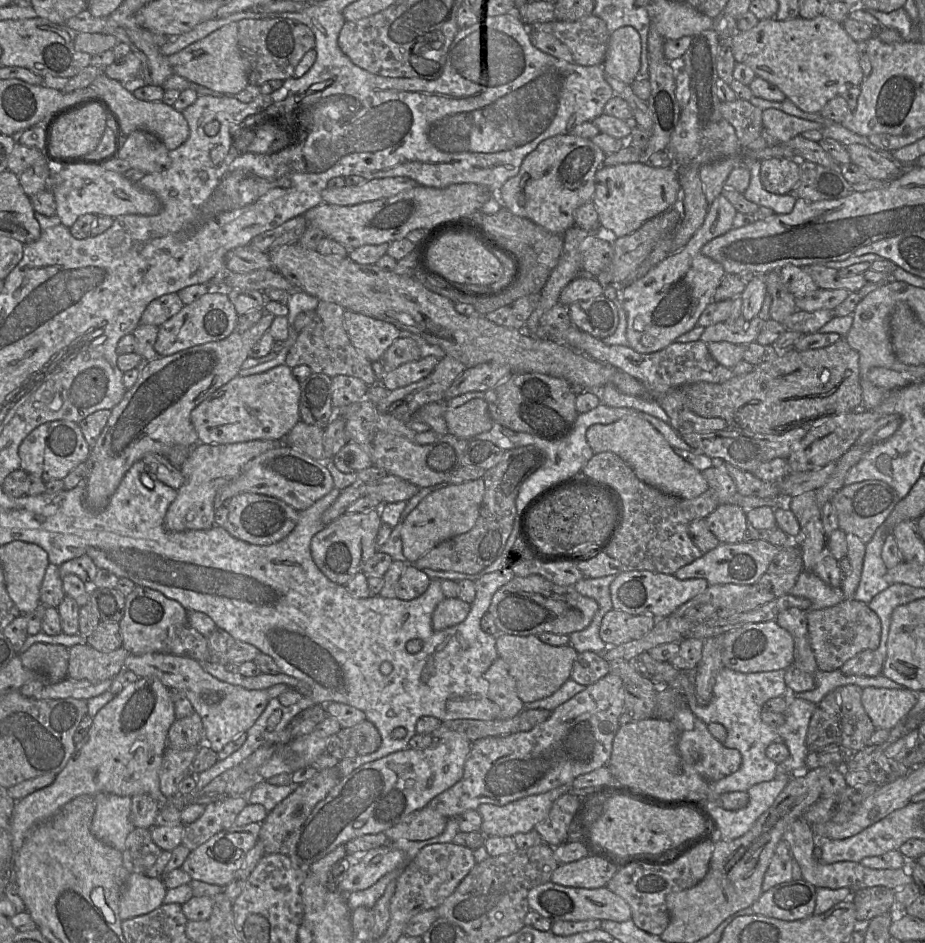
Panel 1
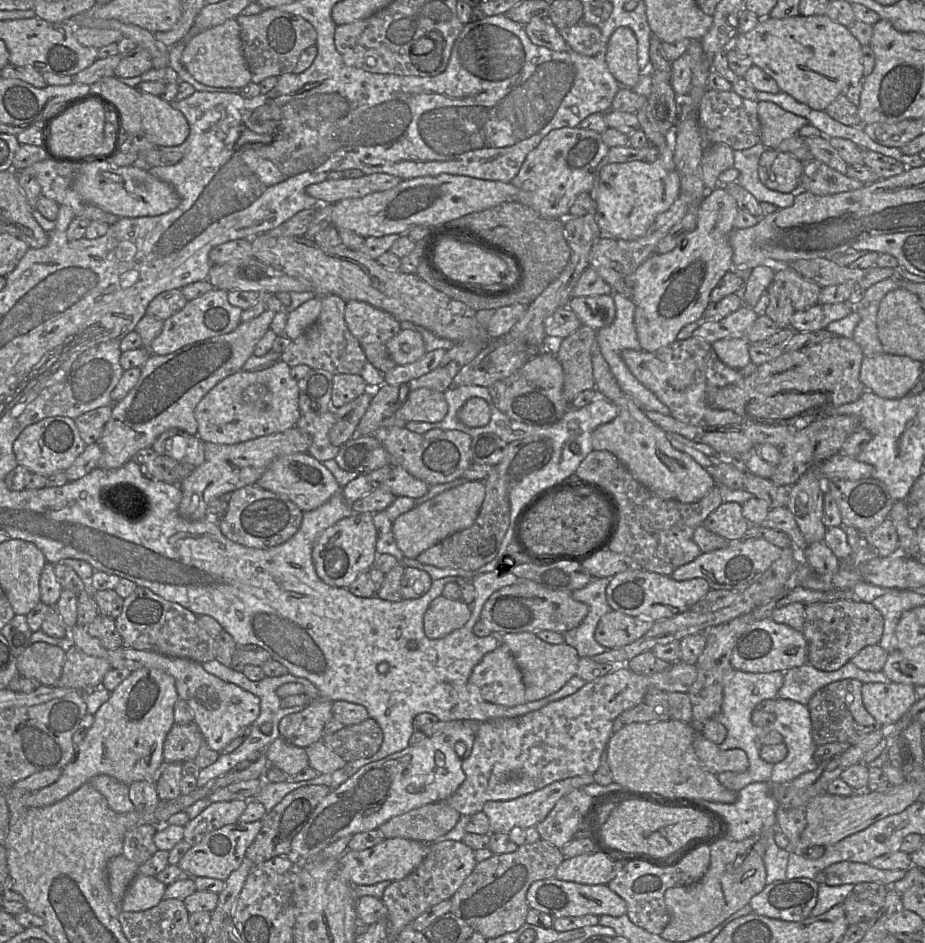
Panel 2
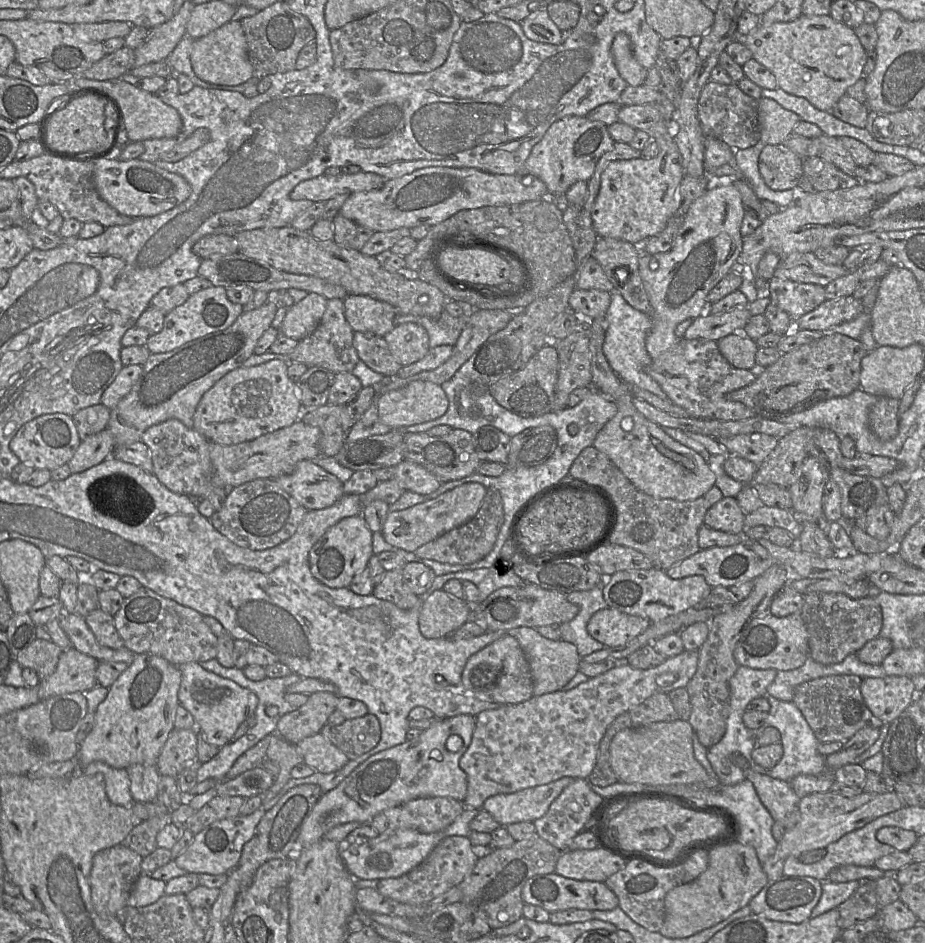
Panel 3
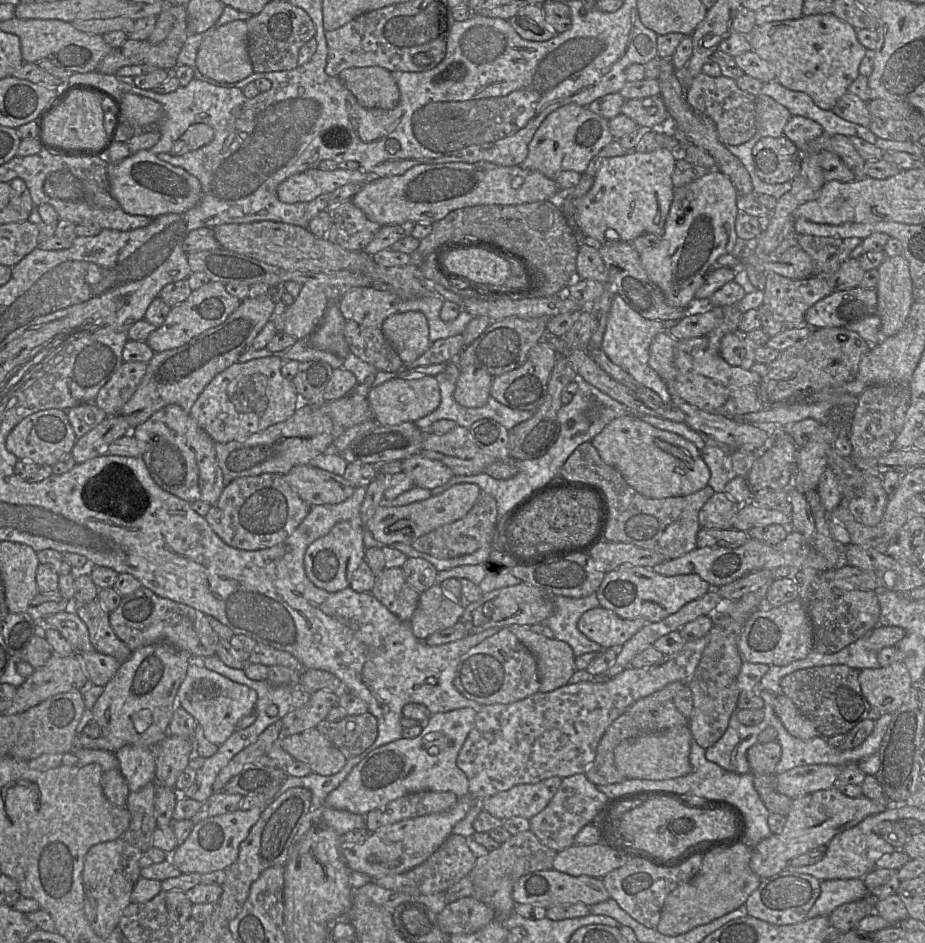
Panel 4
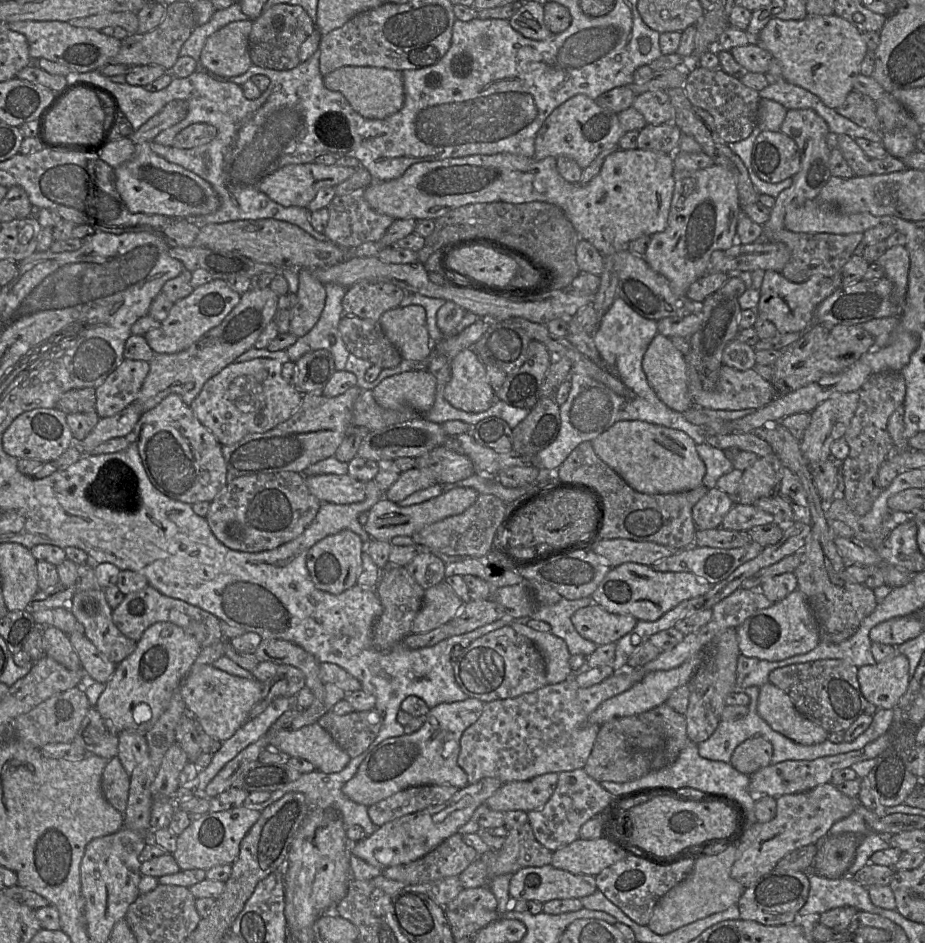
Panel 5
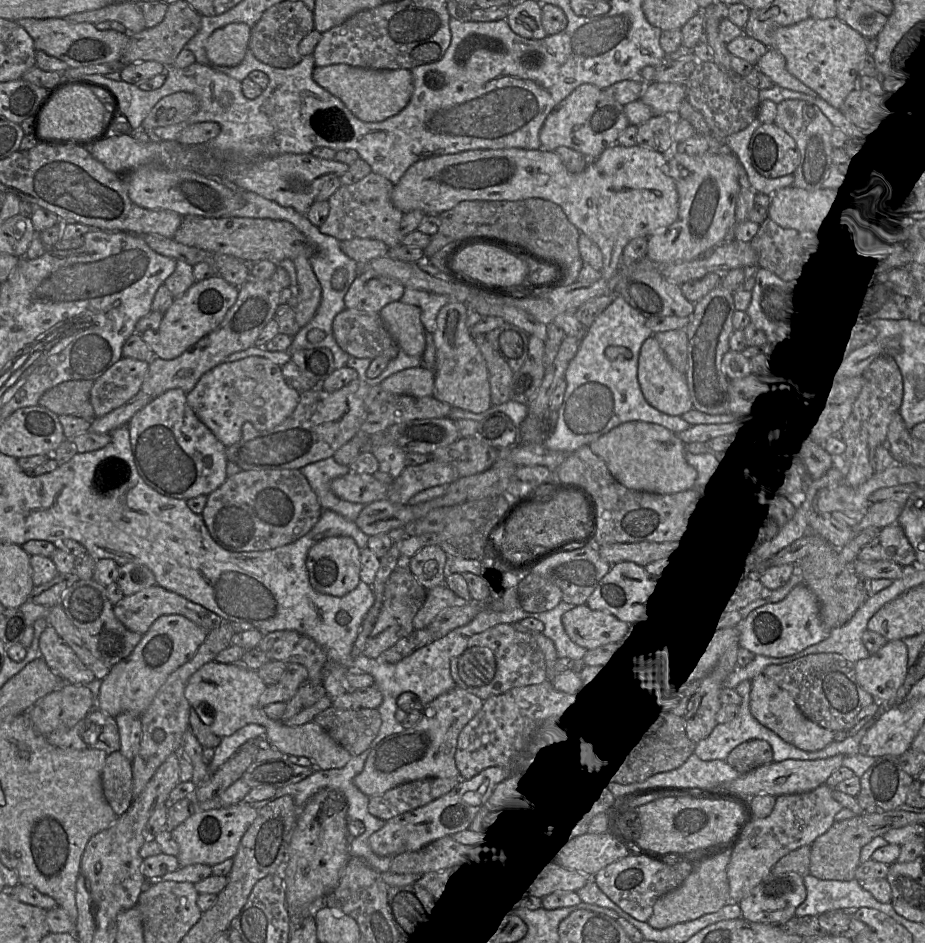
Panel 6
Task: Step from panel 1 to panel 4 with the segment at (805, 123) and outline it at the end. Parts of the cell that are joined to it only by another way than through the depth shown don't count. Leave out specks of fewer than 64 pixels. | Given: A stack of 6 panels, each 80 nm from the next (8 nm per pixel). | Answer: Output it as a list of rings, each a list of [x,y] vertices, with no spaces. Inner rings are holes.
[[[759,95],[756,97],[757,131],[761,137],[781,137],[784,127],[792,117],[789,110],[772,97]]]

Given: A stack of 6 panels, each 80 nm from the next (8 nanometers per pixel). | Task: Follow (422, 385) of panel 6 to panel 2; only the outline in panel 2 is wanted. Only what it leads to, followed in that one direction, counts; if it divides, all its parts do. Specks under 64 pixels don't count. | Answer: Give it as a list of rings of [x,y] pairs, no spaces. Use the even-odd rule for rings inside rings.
[[[428,388],[411,391],[405,403],[395,412],[395,417],[408,422],[437,423],[448,412],[448,404],[443,392]]]

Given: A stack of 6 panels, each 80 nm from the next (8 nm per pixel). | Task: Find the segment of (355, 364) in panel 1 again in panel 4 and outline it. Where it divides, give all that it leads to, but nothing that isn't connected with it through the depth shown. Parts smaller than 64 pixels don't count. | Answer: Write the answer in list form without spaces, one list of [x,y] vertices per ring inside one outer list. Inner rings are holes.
[[[329,302],[322,322],[309,336],[309,346],[344,360],[351,352],[344,337],[345,322],[338,302]]]

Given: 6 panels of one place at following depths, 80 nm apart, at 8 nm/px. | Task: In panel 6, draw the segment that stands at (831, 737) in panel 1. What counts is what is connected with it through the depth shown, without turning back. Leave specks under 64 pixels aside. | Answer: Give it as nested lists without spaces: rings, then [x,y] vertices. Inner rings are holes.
[[[838,653],[810,654],[780,665],[769,665],[763,674],[786,690],[811,721],[833,732],[848,730],[859,712],[874,703],[856,679],[855,663]]]

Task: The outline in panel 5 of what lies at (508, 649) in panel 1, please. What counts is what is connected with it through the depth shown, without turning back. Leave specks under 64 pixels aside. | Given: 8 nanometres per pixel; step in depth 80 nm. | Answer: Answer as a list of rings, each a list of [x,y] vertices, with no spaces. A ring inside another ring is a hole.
[[[513,622],[511,627],[531,640],[543,655],[546,665],[547,684],[557,684],[572,676],[569,665],[571,654],[566,642],[551,632],[541,632],[526,624]]]

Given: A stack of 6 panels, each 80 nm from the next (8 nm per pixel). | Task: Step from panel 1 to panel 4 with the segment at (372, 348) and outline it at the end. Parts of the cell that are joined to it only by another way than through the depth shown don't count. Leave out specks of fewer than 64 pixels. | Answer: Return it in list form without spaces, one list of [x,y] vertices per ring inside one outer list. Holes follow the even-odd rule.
[[[355,287],[347,291],[339,300],[338,305],[346,321],[352,320],[369,328],[381,328],[383,322],[392,314],[398,312],[398,306],[403,300],[395,292],[378,290],[372,287]]]

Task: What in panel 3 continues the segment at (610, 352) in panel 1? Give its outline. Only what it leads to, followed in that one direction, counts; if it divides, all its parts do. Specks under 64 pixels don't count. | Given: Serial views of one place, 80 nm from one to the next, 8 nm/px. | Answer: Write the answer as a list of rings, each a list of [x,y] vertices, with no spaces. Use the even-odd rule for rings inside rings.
[[[681,338],[652,360],[649,374],[667,398],[686,410],[691,418],[737,421],[756,416],[744,404],[727,399],[727,394],[751,384],[757,377],[750,370],[732,367],[721,355],[715,341]]]

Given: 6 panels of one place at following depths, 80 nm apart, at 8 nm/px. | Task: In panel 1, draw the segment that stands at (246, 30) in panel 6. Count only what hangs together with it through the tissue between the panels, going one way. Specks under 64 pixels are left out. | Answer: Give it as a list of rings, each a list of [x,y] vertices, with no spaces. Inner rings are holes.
[[[231,22],[169,56],[173,74],[211,90],[236,95],[249,85],[248,69],[238,46],[238,24]]]

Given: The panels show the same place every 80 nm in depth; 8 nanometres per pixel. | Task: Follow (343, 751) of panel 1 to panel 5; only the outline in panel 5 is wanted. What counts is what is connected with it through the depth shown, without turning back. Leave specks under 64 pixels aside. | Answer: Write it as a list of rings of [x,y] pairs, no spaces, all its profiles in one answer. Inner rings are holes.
[[[375,709],[352,711],[344,715],[328,711],[317,723],[353,758],[364,752],[374,741],[379,733],[381,717]]]

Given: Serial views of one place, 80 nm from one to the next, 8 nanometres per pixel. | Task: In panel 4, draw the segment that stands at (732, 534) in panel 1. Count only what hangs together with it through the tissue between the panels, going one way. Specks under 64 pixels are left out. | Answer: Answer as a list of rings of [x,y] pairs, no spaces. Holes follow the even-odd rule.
[[[715,492],[699,511],[700,528],[718,530],[733,528],[740,507],[741,505],[725,492]]]

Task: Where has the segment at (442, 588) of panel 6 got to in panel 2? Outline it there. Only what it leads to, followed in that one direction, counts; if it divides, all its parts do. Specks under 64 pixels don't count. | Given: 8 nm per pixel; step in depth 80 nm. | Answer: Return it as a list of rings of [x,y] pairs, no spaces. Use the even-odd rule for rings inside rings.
[[[443,594],[429,605],[423,618],[425,635],[429,639],[439,639],[462,628],[471,616],[471,606],[462,599],[452,600]]]

